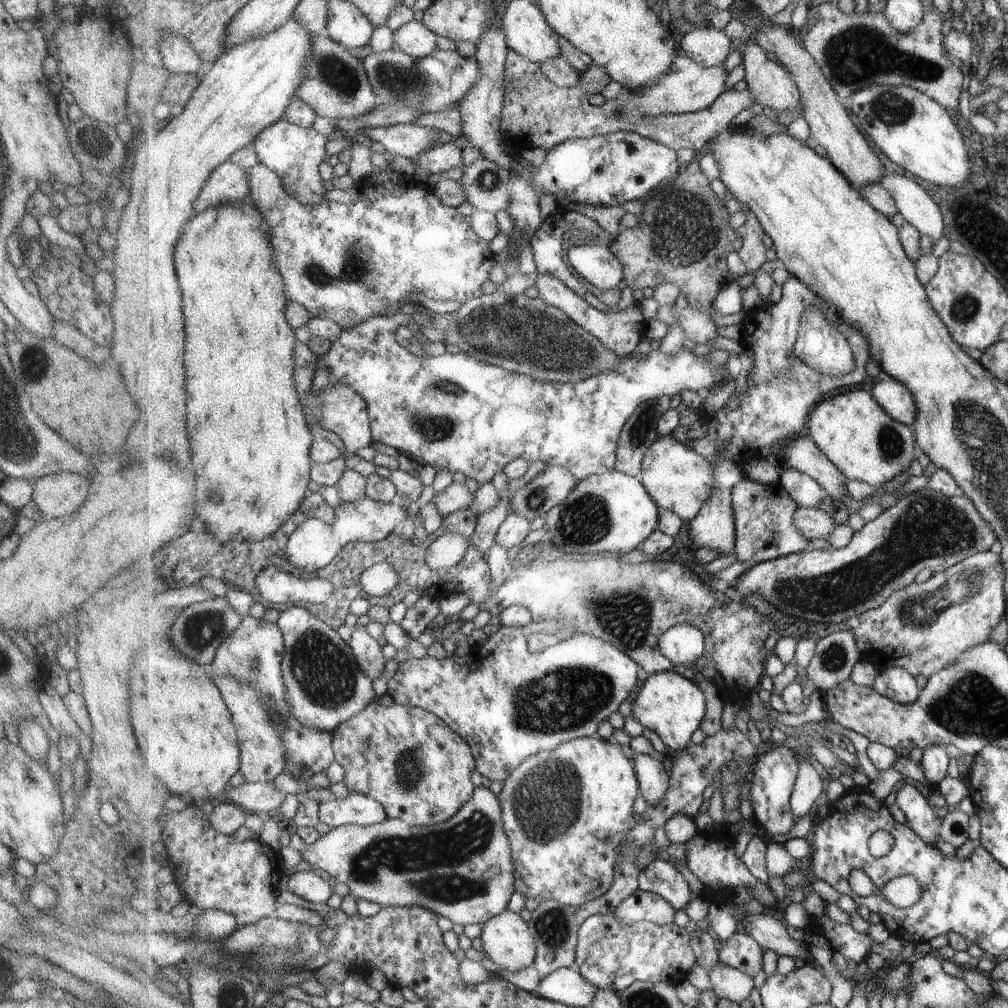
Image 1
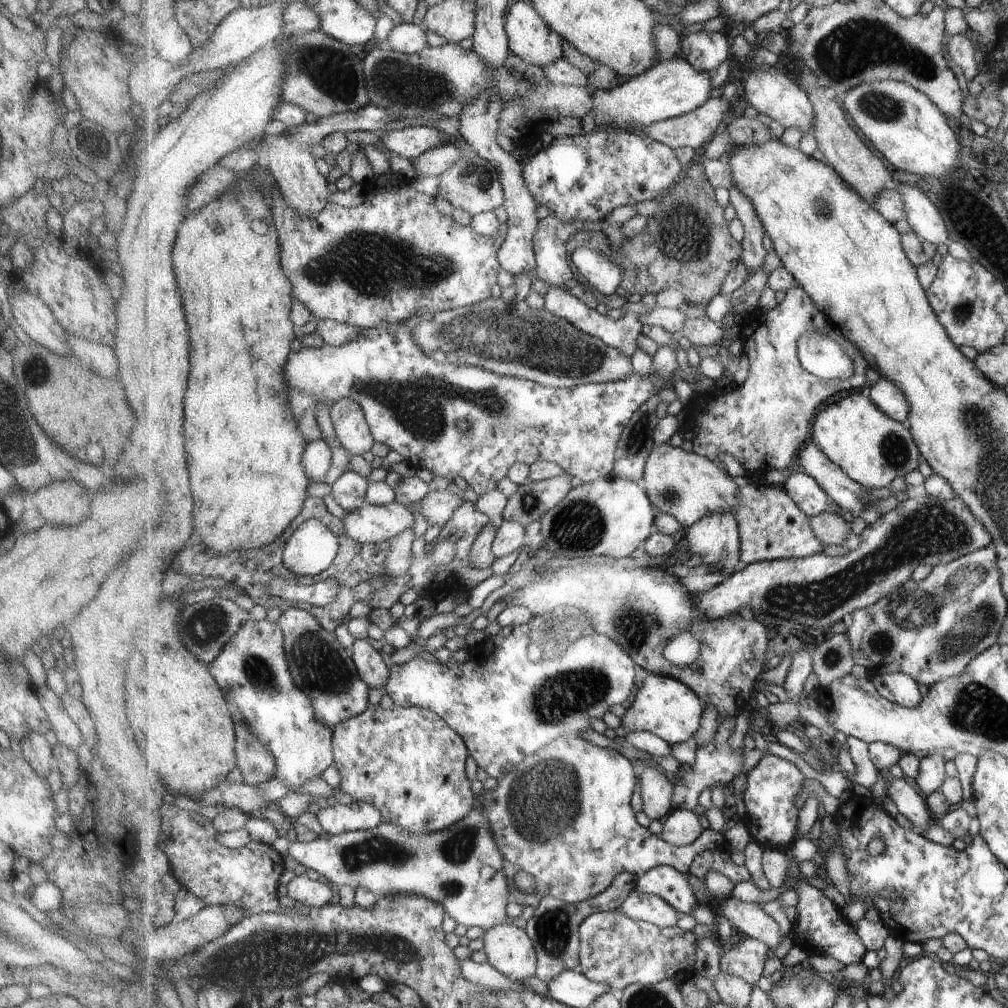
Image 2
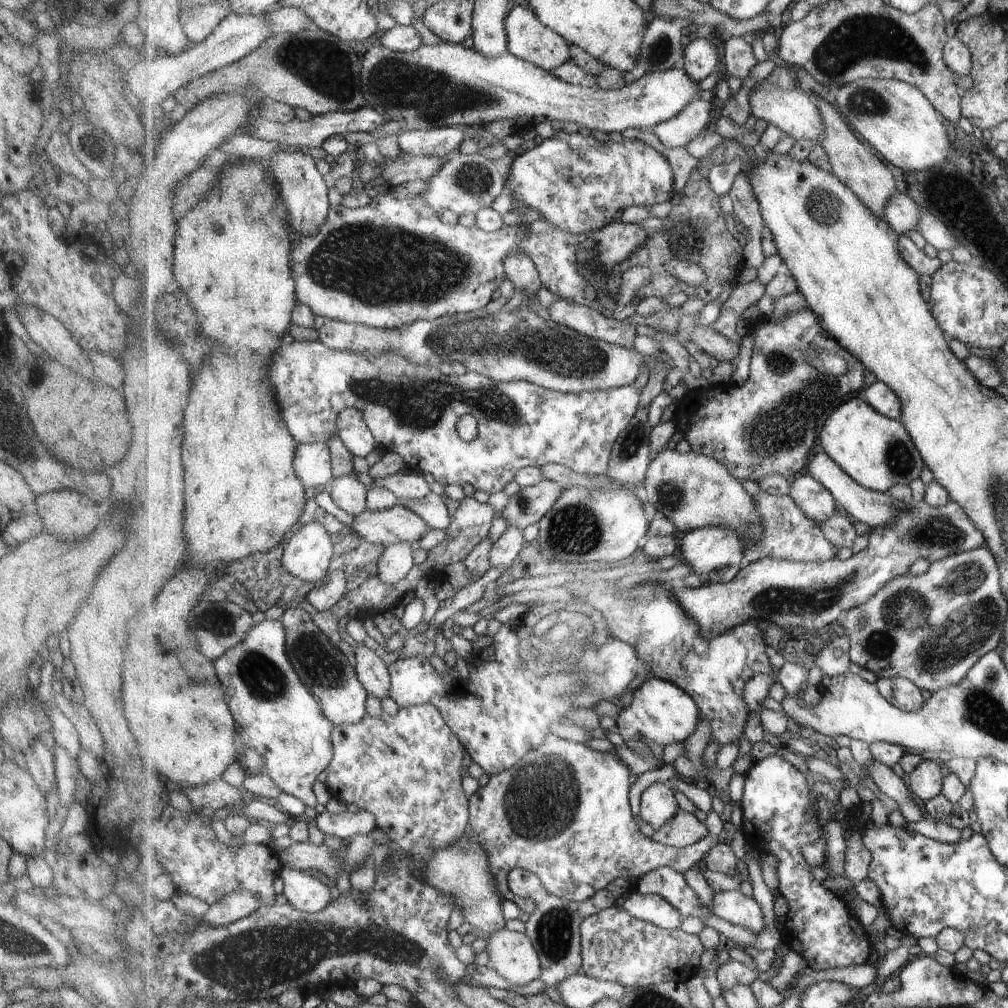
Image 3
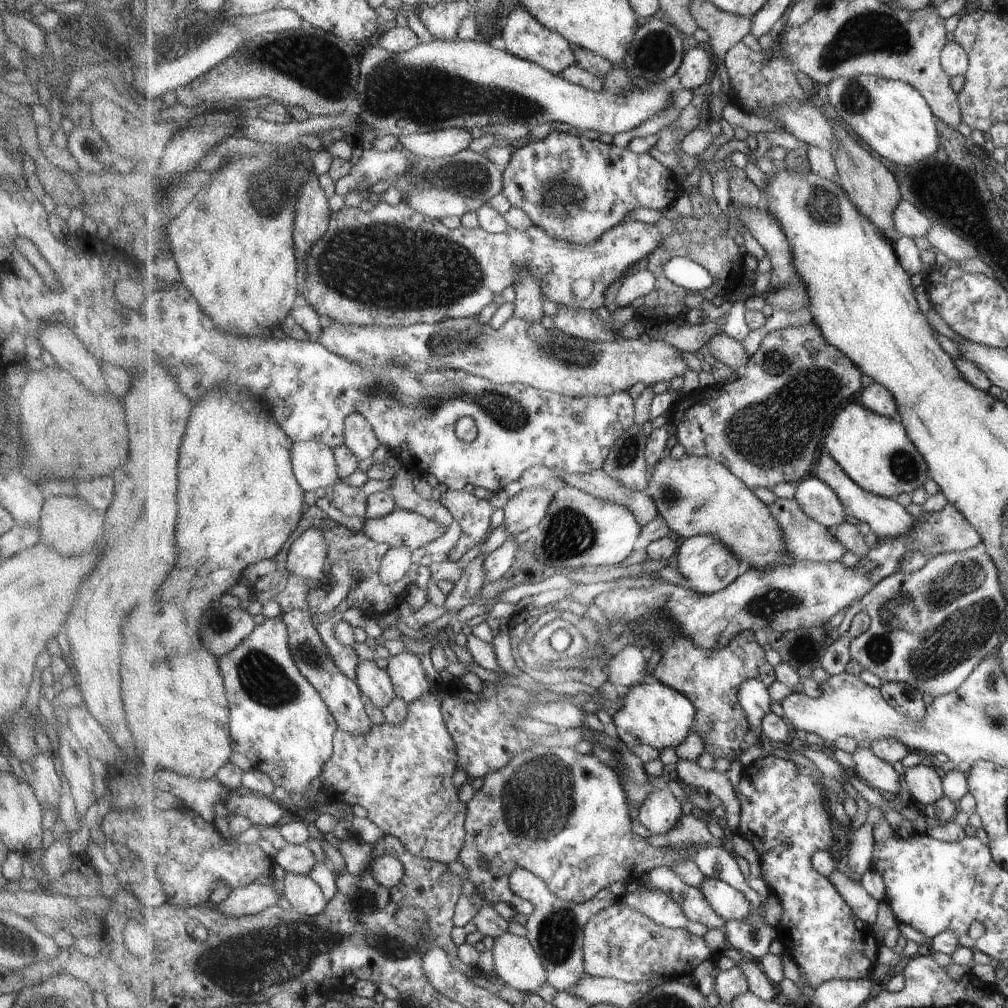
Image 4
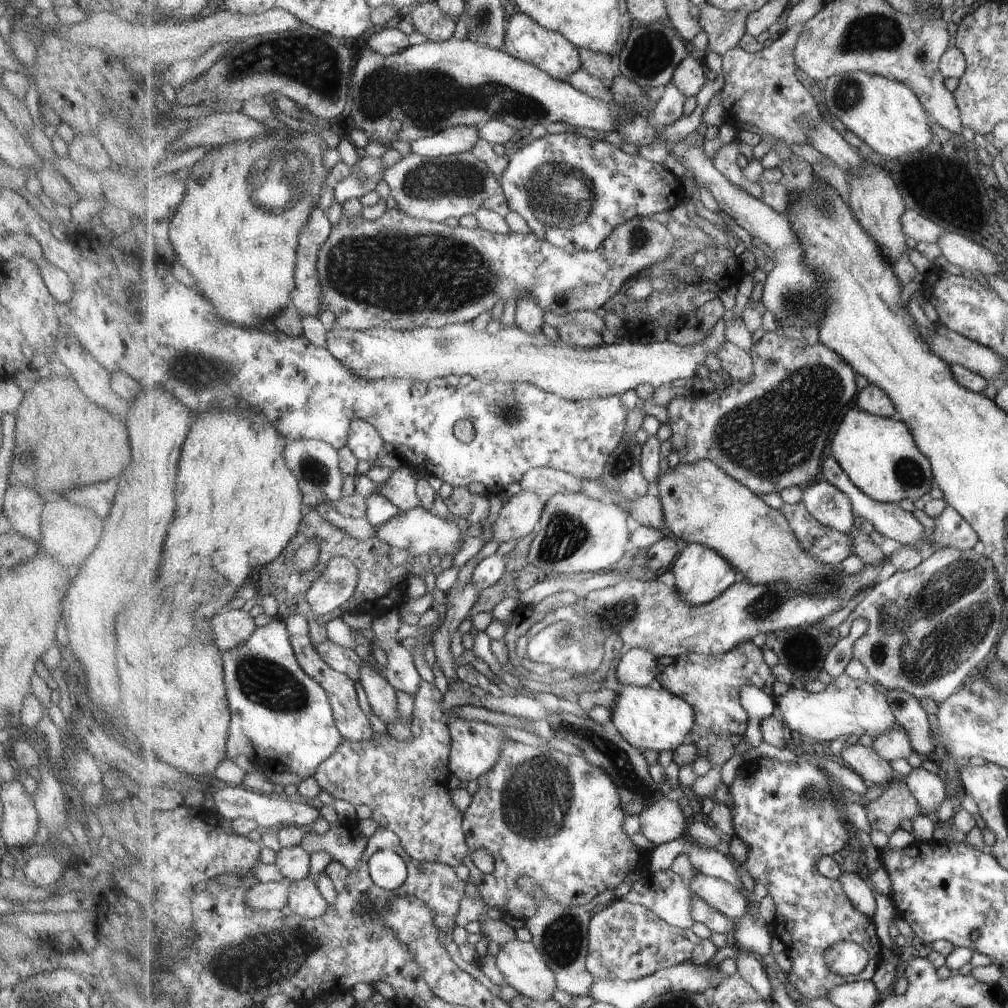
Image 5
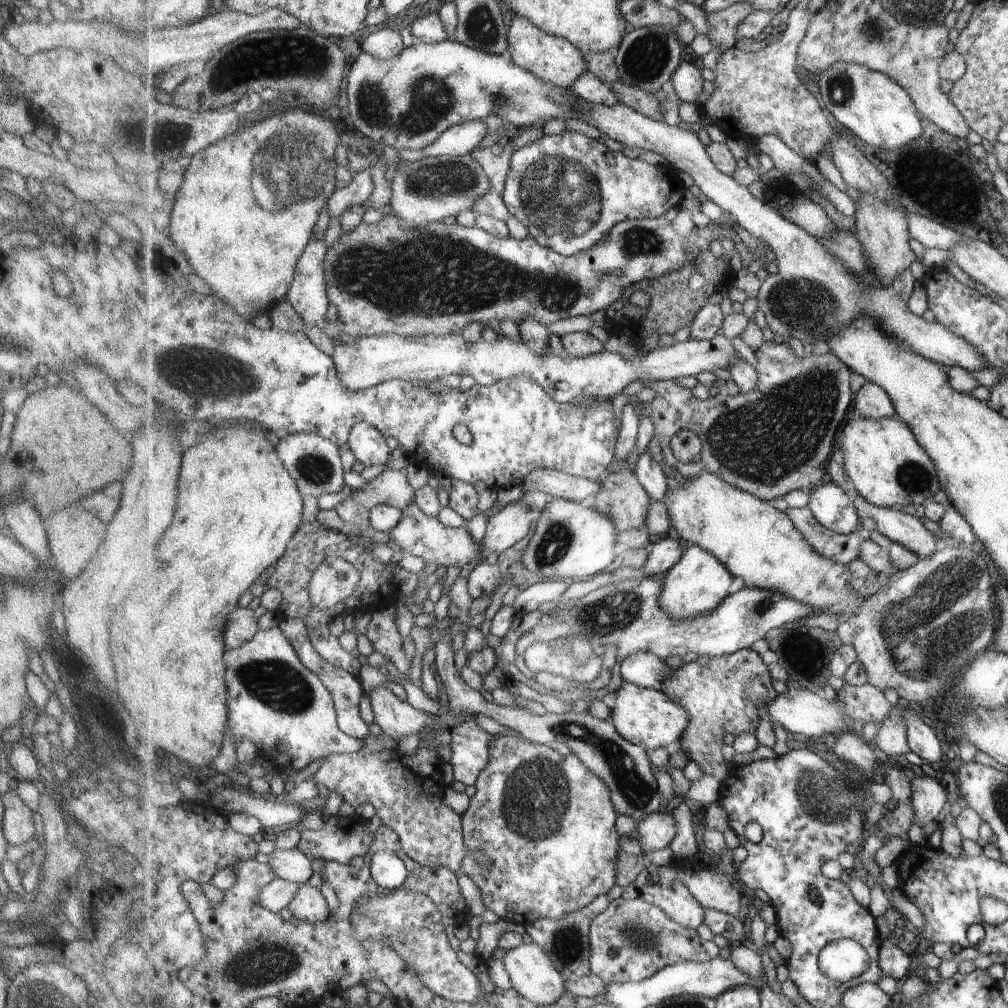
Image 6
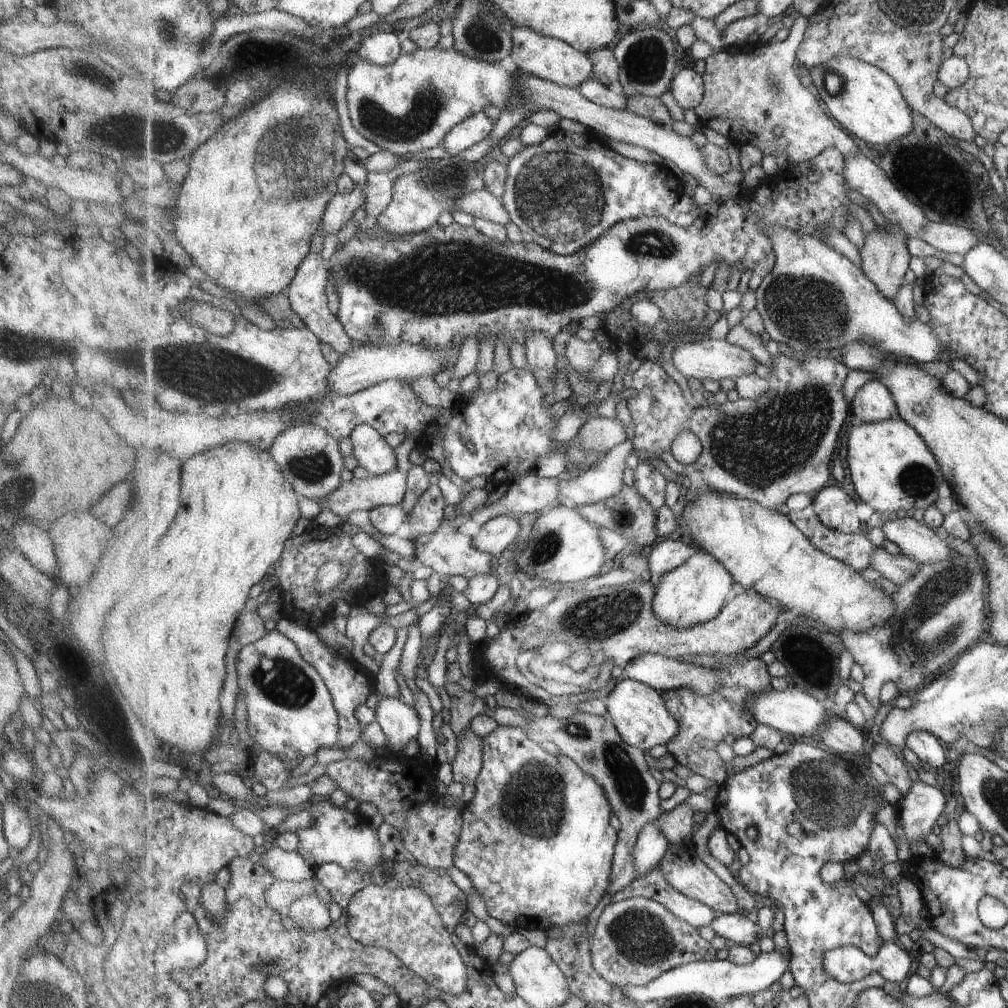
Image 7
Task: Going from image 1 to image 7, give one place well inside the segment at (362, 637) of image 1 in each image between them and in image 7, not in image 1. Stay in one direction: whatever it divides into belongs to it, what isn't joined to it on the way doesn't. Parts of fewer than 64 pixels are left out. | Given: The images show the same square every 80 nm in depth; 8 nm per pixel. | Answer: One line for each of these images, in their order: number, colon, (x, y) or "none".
2: (369, 662)
3: (372, 672)
4: (376, 684)
5: (382, 695)
6: (398, 719)
7: (401, 723)

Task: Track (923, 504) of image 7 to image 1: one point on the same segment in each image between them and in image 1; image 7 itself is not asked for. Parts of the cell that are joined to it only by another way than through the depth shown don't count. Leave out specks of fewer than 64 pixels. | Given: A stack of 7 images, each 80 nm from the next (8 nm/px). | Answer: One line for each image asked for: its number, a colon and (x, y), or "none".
1: (852, 428)
2: (872, 448)
3: (877, 451)
4: (877, 452)
5: (880, 455)
6: (889, 467)

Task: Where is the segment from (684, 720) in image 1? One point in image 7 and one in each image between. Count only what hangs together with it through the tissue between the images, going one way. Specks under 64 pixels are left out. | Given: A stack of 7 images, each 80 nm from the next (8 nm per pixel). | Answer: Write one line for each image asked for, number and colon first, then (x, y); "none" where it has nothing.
2: (666, 707)
3: (658, 712)
4: (652, 713)
5: (653, 718)
6: (647, 717)
7: (639, 712)

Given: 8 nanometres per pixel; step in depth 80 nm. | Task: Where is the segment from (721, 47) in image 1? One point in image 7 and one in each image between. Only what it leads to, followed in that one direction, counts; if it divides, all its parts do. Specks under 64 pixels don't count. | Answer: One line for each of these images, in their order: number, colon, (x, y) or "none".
2: (706, 51)
3: (702, 56)
4: (695, 70)
5: (689, 77)
6: (688, 81)
7: (688, 88)

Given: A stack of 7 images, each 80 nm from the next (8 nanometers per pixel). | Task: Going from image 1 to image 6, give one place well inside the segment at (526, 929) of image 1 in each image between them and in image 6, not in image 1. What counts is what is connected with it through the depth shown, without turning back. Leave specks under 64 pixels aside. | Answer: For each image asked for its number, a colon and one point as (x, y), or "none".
2: (510, 949)
3: (512, 954)
4: (517, 963)
5: (525, 968)
6: (533, 974)

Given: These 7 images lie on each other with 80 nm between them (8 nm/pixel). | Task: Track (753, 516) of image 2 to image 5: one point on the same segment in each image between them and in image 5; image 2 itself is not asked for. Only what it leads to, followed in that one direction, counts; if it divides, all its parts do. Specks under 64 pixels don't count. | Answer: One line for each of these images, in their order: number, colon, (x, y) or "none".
3: (789, 533)
4: (806, 539)
5: (828, 545)

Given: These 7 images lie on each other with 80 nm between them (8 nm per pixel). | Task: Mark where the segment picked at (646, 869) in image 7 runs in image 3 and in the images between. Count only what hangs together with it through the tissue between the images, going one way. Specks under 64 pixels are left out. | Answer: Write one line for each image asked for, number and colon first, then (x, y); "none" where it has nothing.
3: (659, 804)
4: (661, 812)
5: (663, 822)
6: (656, 831)

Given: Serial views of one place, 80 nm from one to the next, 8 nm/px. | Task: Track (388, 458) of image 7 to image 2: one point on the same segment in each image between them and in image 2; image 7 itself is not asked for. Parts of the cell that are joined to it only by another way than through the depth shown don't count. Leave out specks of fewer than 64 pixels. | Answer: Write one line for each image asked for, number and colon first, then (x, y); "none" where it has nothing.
2: (352, 428)
3: (352, 427)
4: (360, 437)
5: (366, 442)
6: (368, 443)

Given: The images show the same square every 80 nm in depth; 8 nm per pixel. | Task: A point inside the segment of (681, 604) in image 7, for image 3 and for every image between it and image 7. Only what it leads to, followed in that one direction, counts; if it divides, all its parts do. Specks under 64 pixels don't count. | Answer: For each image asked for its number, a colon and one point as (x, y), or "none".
3: (715, 554)
4: (708, 566)
5: (701, 574)
6: (696, 586)

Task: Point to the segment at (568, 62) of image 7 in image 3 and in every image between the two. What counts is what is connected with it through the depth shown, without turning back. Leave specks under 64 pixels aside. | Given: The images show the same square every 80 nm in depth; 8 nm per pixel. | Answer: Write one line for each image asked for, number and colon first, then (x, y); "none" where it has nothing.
3: (528, 38)
4: (524, 36)
5: (526, 39)
6: (554, 59)

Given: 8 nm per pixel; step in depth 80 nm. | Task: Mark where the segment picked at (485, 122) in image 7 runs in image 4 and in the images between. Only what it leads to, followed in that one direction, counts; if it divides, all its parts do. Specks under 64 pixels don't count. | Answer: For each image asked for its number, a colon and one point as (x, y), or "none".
4: (447, 142)
5: (460, 139)
6: (459, 140)

